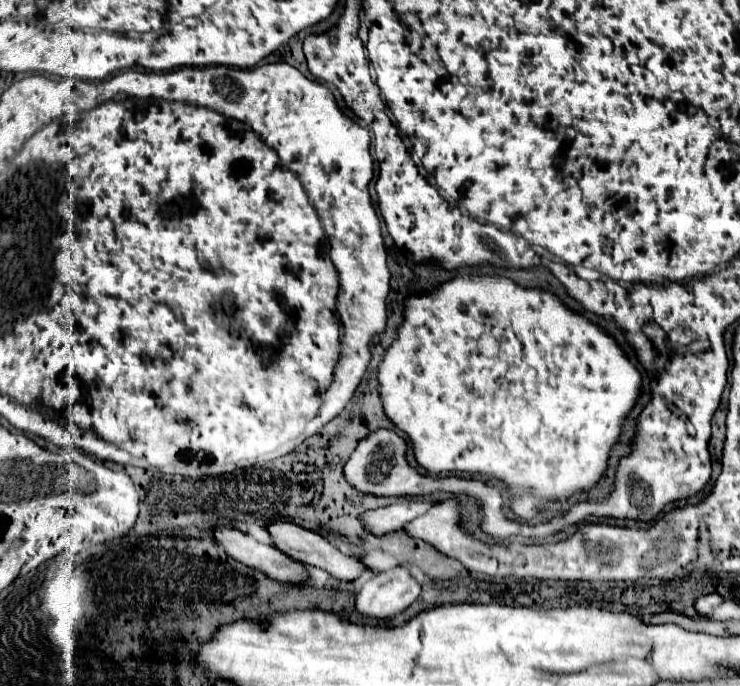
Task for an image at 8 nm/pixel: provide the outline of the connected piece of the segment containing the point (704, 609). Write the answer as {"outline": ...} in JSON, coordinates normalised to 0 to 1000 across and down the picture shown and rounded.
{"outline":[[[953,866],[953,869],[945,869],[945,872],[939,875],[939,889],[942,889],[945,898],[955,898],[955,895],[961,895],[974,878],[977,878],[977,875],[974,875],[972,866]]]}

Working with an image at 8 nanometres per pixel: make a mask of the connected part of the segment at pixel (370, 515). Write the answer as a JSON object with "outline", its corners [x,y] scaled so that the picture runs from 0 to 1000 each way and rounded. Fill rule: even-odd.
{"outline":[[[536,732],[520,741],[496,743],[485,749],[485,761],[491,764],[493,776],[504,781],[518,781],[523,776],[542,773],[542,767],[580,743],[582,735],[577,732]]]}

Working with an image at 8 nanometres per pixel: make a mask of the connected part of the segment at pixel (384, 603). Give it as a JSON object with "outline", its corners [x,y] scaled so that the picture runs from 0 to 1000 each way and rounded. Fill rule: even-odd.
{"outline":[[[534,825],[531,831],[507,837],[480,869],[485,895],[501,904],[526,904],[550,889],[566,869],[569,857],[553,831]]]}

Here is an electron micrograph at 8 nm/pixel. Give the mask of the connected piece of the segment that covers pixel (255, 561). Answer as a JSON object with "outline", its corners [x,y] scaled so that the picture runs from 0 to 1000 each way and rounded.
{"outline":[[[293,770],[288,781],[291,790],[299,793],[315,813],[361,837],[369,845],[385,851],[412,851],[418,845],[418,831],[412,822],[399,819],[372,796],[347,790],[336,778],[312,770]]]}

